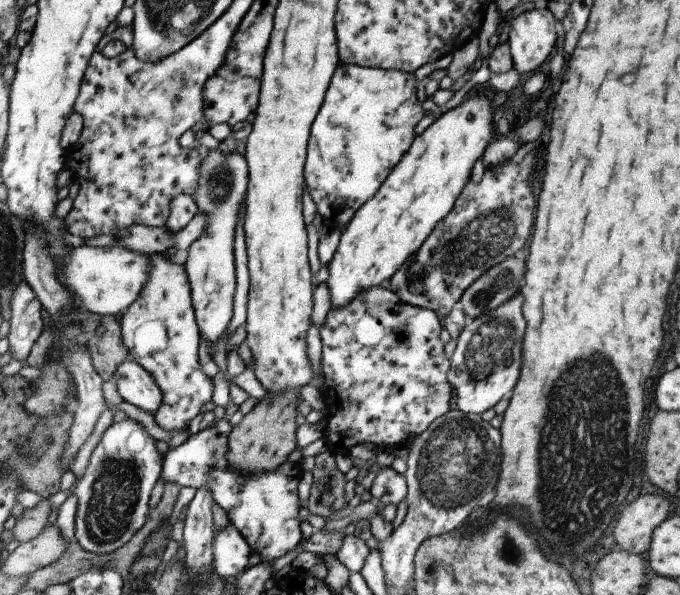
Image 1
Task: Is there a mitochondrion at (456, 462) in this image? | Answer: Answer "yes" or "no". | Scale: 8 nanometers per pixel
yes

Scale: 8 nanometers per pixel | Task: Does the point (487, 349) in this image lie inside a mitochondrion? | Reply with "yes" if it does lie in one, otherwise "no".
yes

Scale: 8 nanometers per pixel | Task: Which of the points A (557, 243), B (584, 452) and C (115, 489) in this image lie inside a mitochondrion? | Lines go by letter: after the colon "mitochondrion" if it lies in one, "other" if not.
A: other
B: mitochondrion
C: mitochondrion

